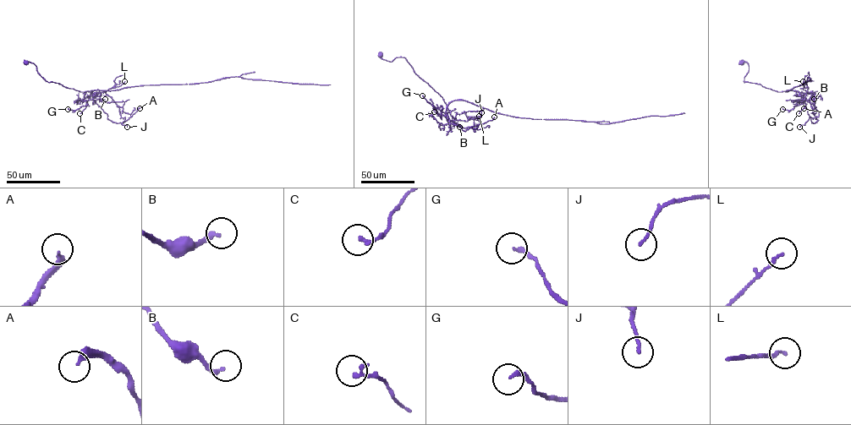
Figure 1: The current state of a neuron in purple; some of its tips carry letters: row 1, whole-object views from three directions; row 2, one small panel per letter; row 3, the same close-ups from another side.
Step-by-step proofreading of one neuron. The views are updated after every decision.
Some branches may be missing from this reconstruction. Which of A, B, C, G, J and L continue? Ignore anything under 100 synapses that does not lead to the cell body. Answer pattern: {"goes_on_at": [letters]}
{"goes_on_at": []}

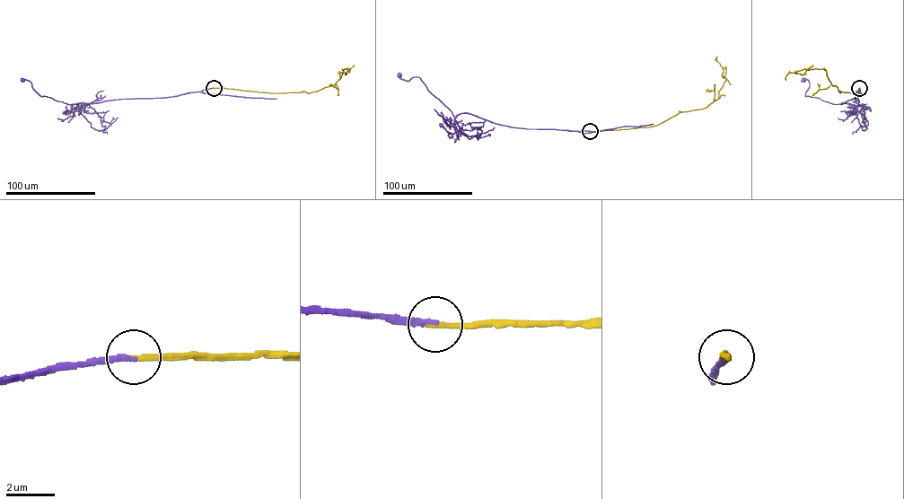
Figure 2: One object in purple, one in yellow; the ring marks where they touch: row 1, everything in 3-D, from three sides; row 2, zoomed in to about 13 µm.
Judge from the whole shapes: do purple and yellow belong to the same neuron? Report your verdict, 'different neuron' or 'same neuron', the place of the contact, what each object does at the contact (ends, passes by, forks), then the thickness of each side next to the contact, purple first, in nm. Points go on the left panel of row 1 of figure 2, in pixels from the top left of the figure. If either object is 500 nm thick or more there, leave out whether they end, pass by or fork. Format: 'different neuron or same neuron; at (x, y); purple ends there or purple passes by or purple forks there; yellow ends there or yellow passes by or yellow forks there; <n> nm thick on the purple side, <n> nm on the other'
same neuron; at (214, 88); purple ends there; yellow ends there; 240 nm thick on the purple side, 240 nm on the other

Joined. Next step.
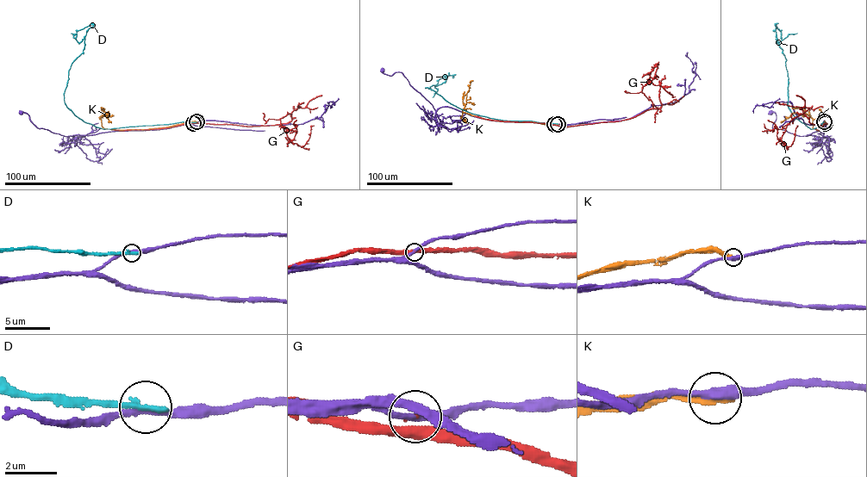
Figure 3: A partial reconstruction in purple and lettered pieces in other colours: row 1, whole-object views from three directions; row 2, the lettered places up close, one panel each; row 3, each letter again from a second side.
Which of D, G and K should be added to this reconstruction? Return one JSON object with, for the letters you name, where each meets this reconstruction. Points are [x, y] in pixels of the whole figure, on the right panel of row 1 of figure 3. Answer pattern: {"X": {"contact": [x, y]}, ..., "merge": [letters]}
{"merge": []}

